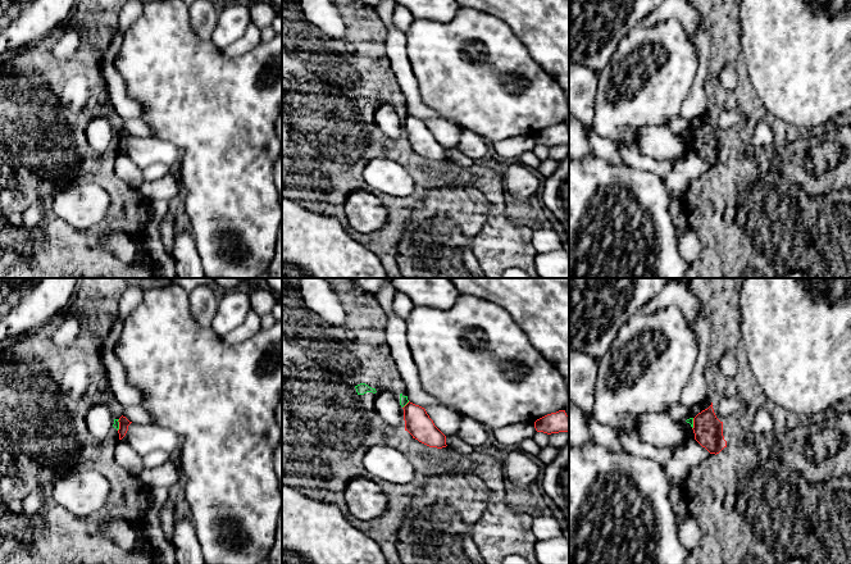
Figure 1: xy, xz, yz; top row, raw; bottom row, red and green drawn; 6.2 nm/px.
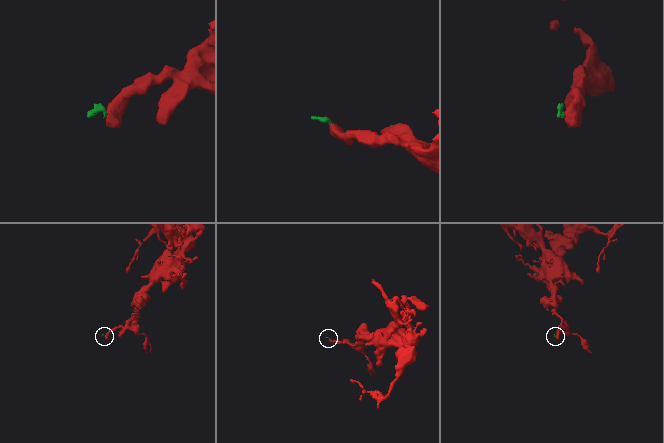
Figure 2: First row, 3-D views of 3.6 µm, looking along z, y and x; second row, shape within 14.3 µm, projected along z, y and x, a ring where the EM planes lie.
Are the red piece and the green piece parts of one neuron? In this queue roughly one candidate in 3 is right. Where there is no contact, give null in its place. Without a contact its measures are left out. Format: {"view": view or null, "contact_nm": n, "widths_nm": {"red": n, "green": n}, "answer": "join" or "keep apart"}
{"view": "xy", "contact_nm": 70, "widths_nm": {"red": 60, "green": 40}, "answer": "keep apart"}

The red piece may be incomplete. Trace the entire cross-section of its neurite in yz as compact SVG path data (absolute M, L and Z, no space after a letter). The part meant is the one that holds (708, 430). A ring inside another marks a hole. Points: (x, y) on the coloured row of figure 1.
M711 405L698 413L693 418L695 440L705 447L710 454L719 454L727 447L727 441L723 436L723 422L720 422Z

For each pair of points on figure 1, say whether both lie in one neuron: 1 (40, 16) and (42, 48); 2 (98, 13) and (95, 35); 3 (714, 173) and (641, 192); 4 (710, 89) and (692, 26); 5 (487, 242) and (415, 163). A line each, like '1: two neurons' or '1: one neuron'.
1: two neurons
2: one neuron
3: two neurons
4: two neurons
5: one neuron

